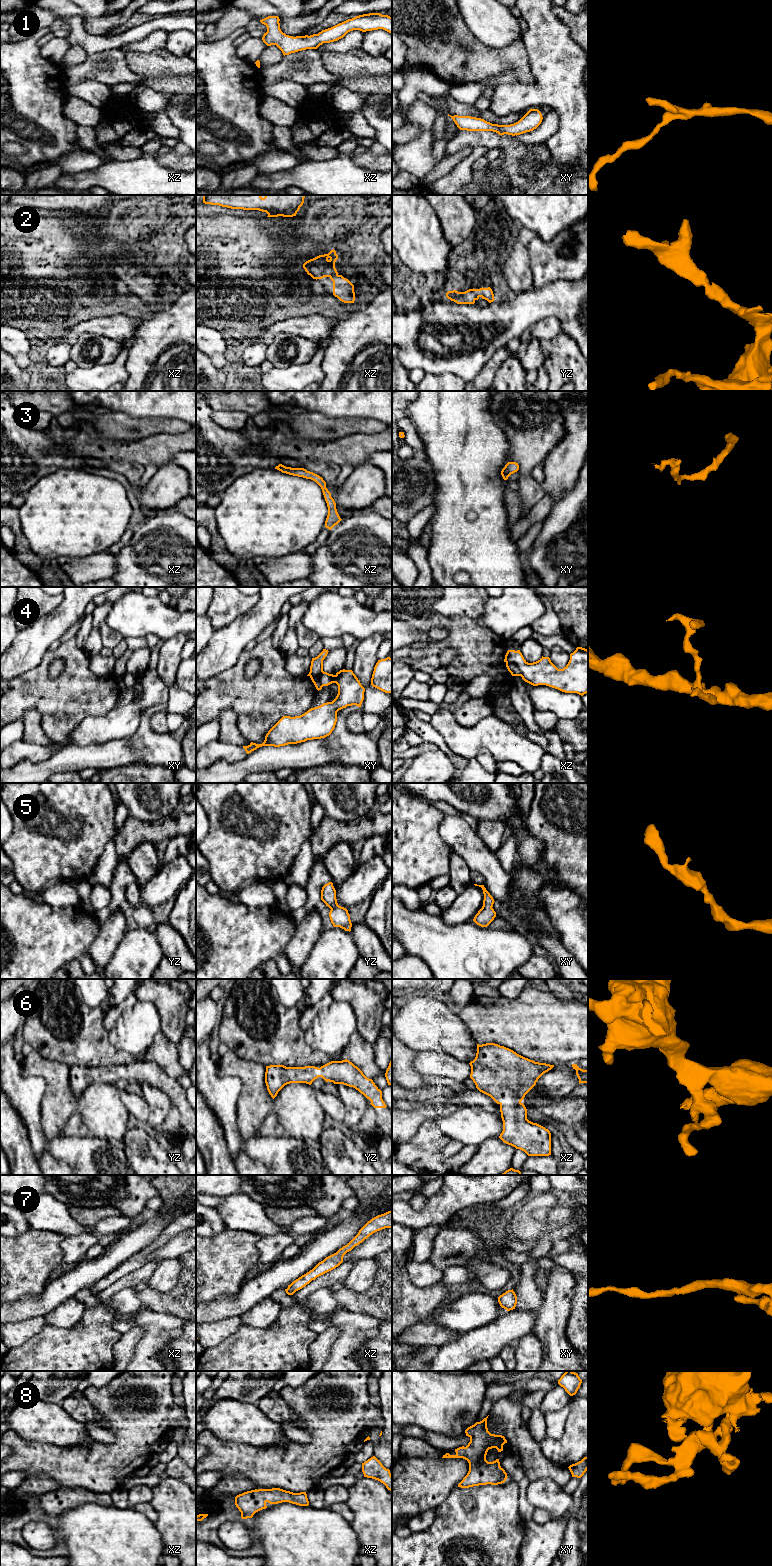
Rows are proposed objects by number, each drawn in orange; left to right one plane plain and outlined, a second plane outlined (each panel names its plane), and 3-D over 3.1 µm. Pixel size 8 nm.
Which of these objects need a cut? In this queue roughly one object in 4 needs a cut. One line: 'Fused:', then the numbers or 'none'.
Fused: 4

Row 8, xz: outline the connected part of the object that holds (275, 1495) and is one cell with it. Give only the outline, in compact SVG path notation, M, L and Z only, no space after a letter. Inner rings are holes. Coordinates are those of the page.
M280 1488L255 1489L235 1497L235 1505L241 1512L242 1519L252 1518L256 1512L266 1509L267 1502L270 1504L289 1502L299 1506L309 1505L306 1492L293 1493Z

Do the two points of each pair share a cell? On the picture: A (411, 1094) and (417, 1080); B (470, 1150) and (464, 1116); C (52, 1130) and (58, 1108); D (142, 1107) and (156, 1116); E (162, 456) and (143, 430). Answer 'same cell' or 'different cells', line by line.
A: different cells
B: different cells
C: same cell
D: different cells
E: different cells

